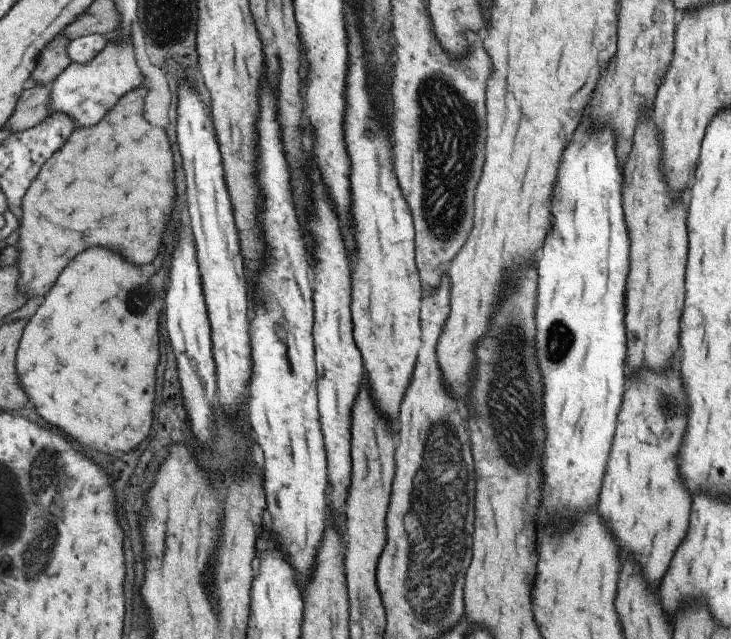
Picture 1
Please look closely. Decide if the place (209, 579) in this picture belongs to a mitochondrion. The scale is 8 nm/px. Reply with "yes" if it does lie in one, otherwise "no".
yes

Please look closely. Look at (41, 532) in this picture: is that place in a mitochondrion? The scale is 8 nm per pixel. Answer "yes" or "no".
yes

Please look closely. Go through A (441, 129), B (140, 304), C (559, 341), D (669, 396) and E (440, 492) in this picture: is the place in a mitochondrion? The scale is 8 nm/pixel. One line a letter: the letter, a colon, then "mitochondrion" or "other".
A: mitochondrion
B: mitochondrion
C: mitochondrion
D: mitochondrion
E: mitochondrion

